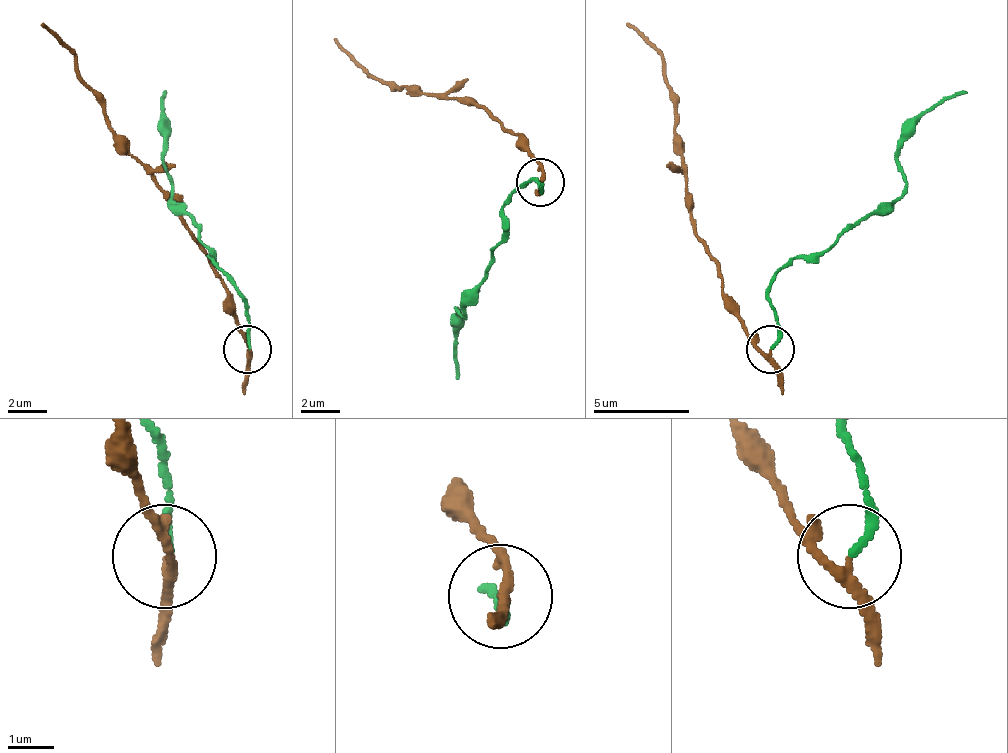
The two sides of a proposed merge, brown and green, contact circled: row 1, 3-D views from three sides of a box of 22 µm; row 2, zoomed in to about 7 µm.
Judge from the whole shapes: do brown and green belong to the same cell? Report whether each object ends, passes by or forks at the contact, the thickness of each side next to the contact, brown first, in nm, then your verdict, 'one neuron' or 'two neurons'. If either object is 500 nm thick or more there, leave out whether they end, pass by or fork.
brown passes by; green ends there; 190 nm thick on the brown side, 150 nm on the other; two neurons

